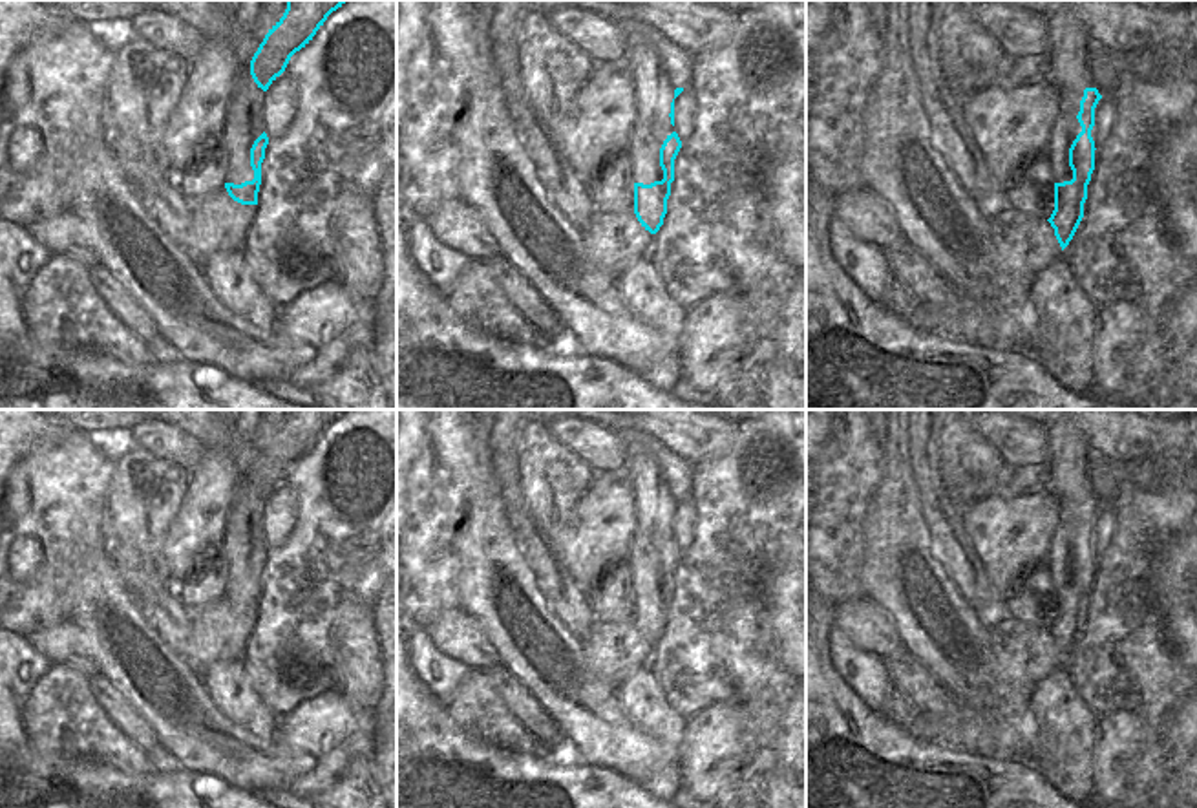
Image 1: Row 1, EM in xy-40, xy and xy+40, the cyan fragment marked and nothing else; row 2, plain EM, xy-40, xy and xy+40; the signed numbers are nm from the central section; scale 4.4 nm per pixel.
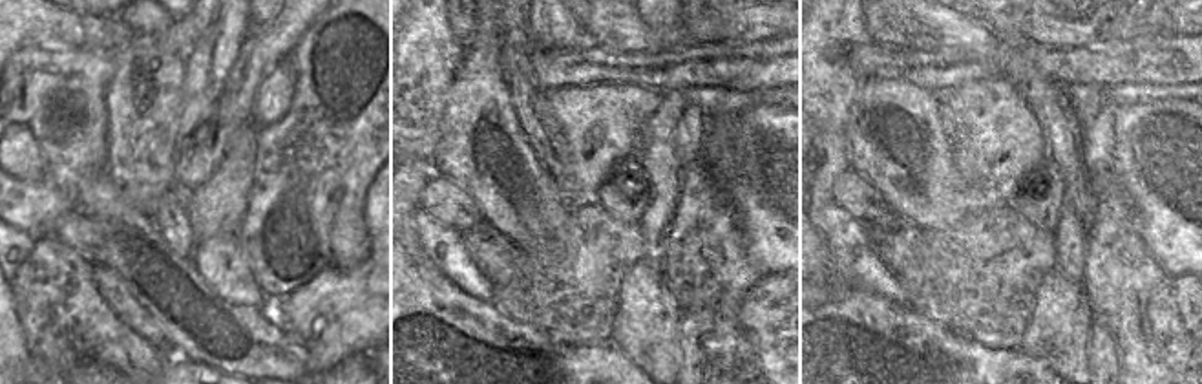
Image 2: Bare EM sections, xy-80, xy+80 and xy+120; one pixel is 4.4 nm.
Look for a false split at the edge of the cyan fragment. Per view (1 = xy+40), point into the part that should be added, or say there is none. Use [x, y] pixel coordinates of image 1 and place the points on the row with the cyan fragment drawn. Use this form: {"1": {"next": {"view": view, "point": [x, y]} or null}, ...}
{"1": {"next": null}}

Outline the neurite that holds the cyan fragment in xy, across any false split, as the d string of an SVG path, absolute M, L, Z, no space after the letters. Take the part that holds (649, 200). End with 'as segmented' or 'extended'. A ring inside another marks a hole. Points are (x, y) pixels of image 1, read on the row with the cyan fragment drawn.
M676 132L667 135L660 148L660 166L663 179L651 185L634 183L634 214L641 227L651 234L656 234L663 225L667 214L667 199L671 196L671 183L674 181L674 159L682 148L682 141Z; as segmented

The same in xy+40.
M1086 88L1080 101L1080 112L1076 115L1082 132L1076 135L1069 148L1069 166L1073 179L1054 183L1054 210L1047 219L1054 229L1054 236L1062 250L1073 239L1082 218L1084 203L1087 199L1087 185L1095 170L1095 141L1091 130L1095 126L1095 108L1102 95L1096 88Z; as segmented

